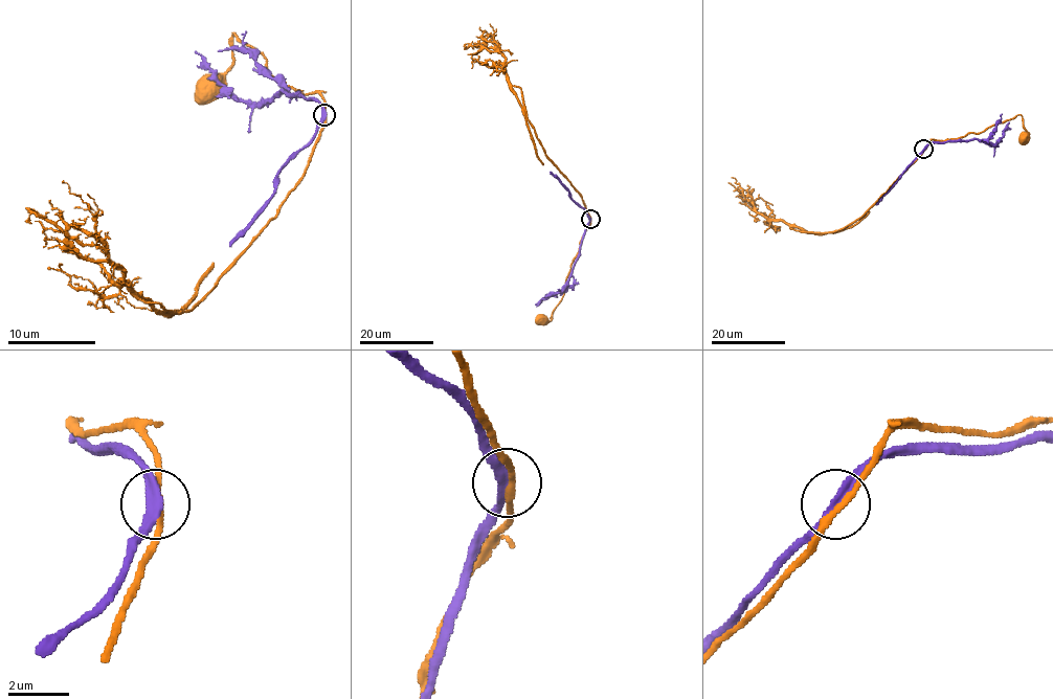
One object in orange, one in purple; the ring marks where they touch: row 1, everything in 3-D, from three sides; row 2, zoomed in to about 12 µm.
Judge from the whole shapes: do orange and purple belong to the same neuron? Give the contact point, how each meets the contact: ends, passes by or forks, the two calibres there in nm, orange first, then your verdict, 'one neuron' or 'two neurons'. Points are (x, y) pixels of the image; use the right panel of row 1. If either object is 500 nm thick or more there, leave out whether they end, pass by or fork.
place (923, 149); orange passes by; purple passes by; calibres 190 and 280 nm; one neuron

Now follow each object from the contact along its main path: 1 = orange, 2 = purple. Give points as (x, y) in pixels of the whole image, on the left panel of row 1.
1: (325, 115), (318, 93), (305, 95), (274, 77), (265, 58), (234, 31), (232, 65), (206, 89)
2: (325, 115), (316, 99), (283, 91), (254, 102), (241, 102), (195, 51)

